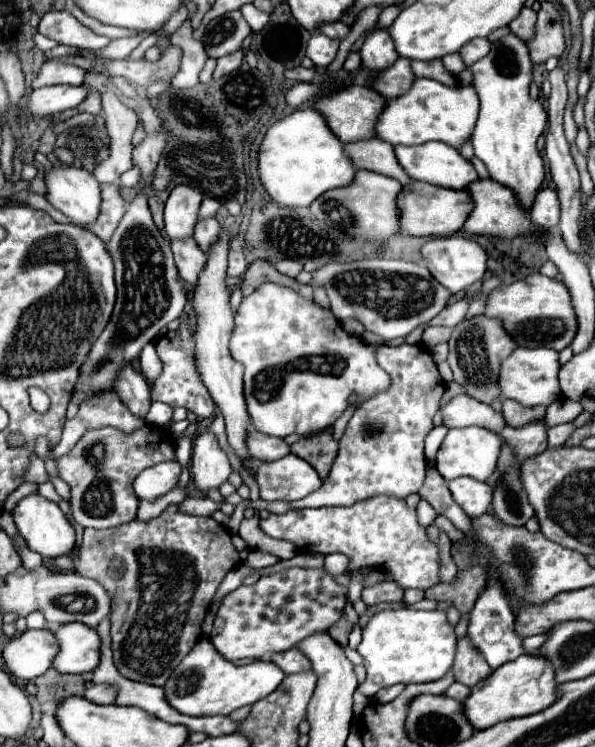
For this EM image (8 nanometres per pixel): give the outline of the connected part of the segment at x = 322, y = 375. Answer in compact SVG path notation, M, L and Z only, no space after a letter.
M264 282L254 294L242 298L242 302L238 306L238 312L236 312L236 318L234 318L234 332L232 332L232 338L230 338L230 354L232 354L234 360L244 364L244 398L246 398L248 414L250 414L256 430L262 432L262 434L268 434L268 436L276 436L276 438L286 438L288 434L308 434L308 432L314 432L314 430L328 428L350 406L350 402L348 402L350 394L358 394L358 400L366 402L374 394L378 394L382 390L388 390L388 386L390 386L390 376L376 362L376 344L366 344L362 338L346 334L342 330L340 322L334 318L334 314L328 308L322 308L314 300L302 298L292 288L286 288L286 286L280 286L280 284L274 284L274 282Z

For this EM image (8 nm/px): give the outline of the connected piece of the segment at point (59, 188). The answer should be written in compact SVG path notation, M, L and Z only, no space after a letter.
M52 166L44 174L46 200L72 218L74 224L90 224L100 212L100 182L92 172L76 166Z

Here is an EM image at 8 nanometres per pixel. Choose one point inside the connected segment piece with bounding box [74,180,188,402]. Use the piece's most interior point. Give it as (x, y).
(150, 295)

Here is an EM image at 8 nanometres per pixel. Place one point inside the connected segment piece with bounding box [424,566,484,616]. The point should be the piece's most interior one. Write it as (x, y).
(463, 594)

